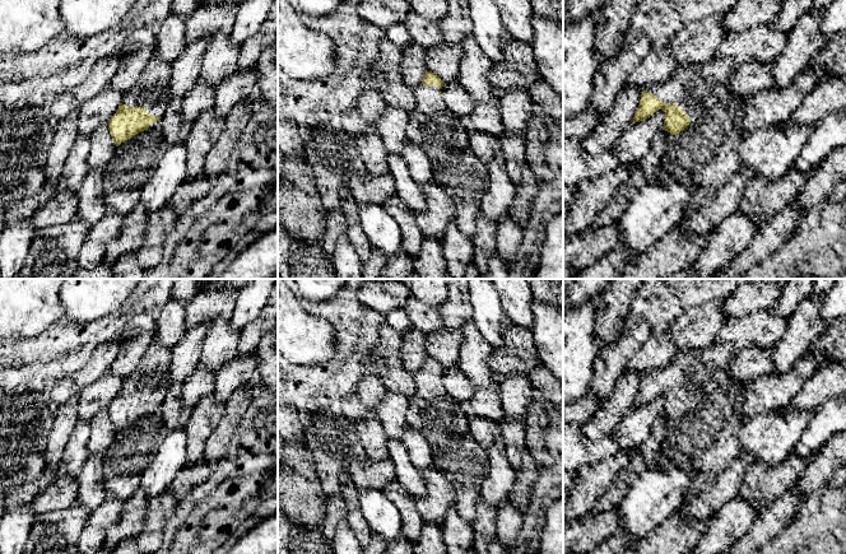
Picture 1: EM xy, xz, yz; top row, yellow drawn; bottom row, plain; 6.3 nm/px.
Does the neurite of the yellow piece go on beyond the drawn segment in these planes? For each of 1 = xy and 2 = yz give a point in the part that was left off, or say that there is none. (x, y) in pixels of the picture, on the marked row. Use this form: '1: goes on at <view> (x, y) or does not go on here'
1: goes on at xy (152, 91)
2: goes on at yz (701, 89)

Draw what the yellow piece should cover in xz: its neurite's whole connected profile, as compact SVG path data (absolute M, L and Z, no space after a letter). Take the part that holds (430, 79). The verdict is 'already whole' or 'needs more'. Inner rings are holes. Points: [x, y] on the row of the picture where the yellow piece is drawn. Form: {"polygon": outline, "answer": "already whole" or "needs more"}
{"polygon": "M426 73L420 85L414 89L415 106L409 112L406 136L423 149L432 166L457 166L460 160L470 160L474 154L461 118L443 103L443 84L434 73Z", "answer": "needs more"}

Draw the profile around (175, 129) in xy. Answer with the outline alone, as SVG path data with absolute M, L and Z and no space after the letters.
M182 102L169 103L161 118L162 134L168 146L185 144L192 126L182 118L181 107Z

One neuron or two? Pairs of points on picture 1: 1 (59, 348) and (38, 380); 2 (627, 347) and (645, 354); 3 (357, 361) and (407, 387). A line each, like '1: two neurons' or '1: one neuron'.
1: one neuron
2: two neurons
3: one neuron

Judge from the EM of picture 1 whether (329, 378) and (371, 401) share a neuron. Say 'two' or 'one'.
one

